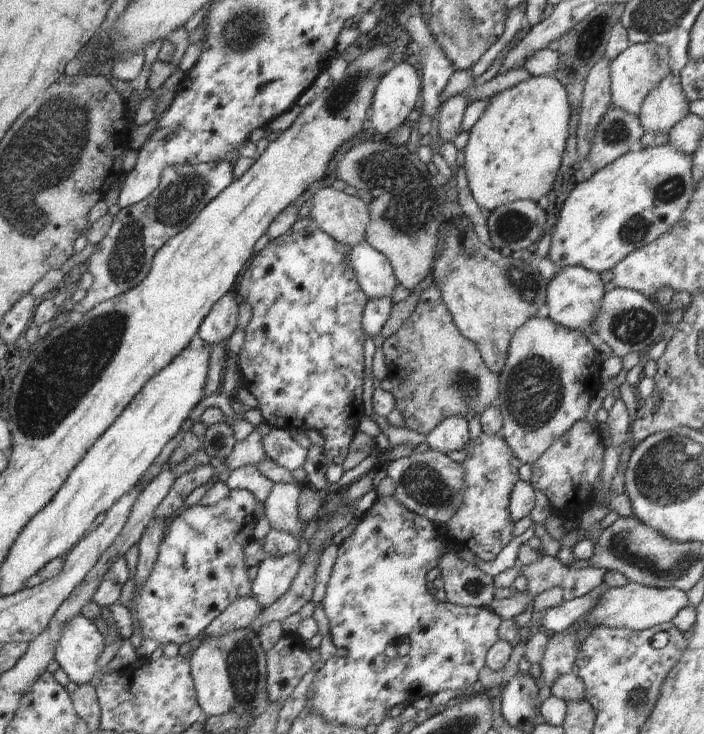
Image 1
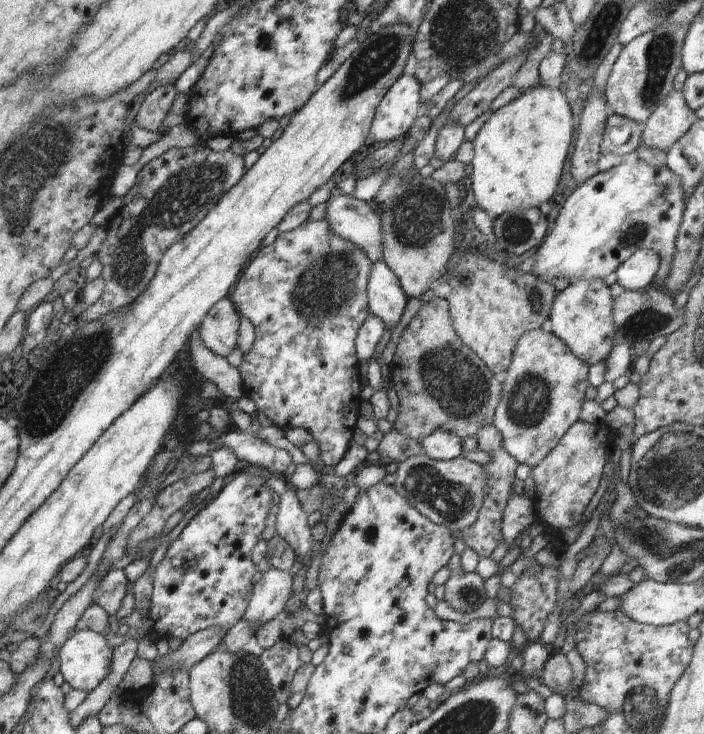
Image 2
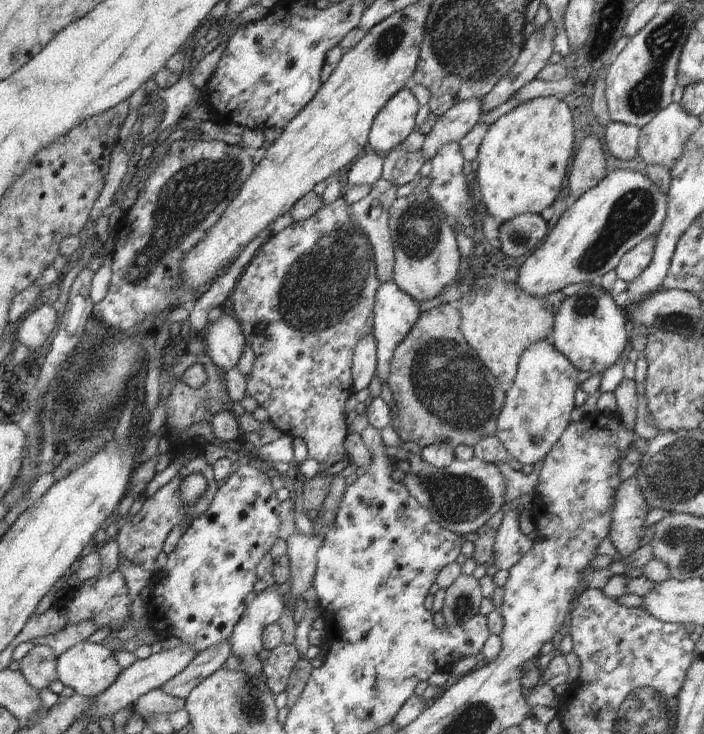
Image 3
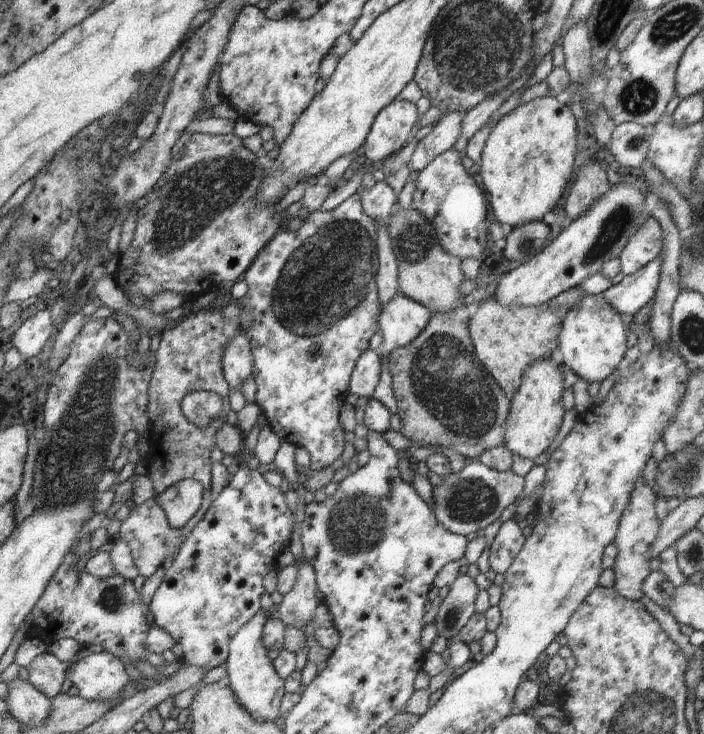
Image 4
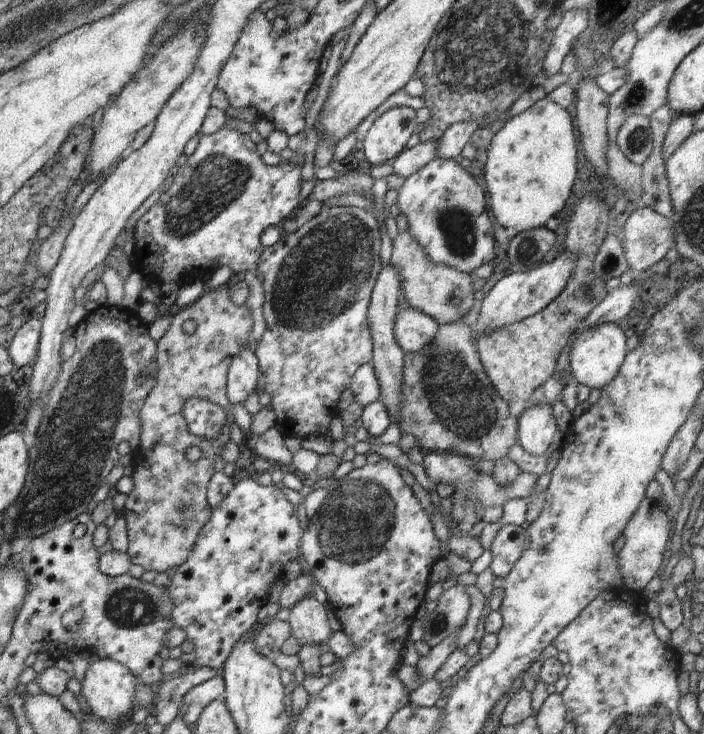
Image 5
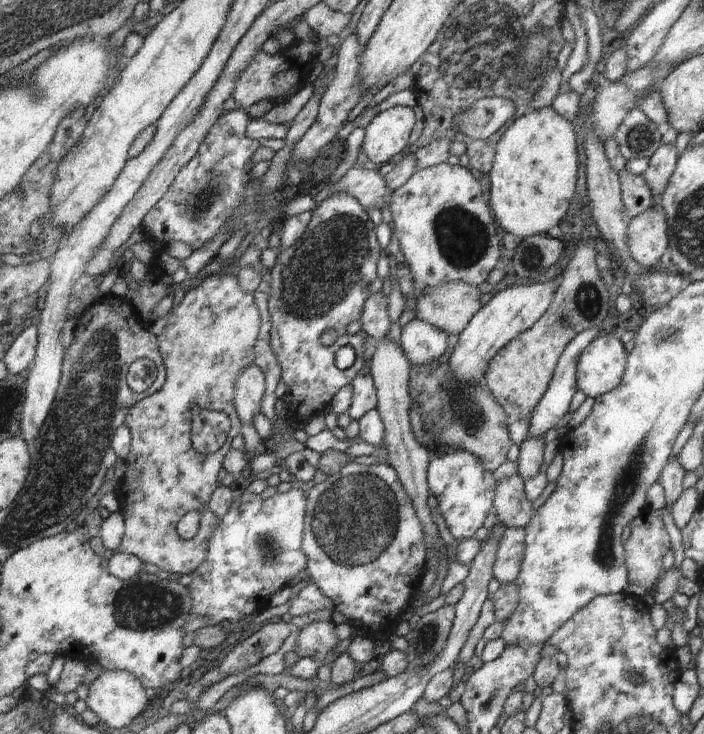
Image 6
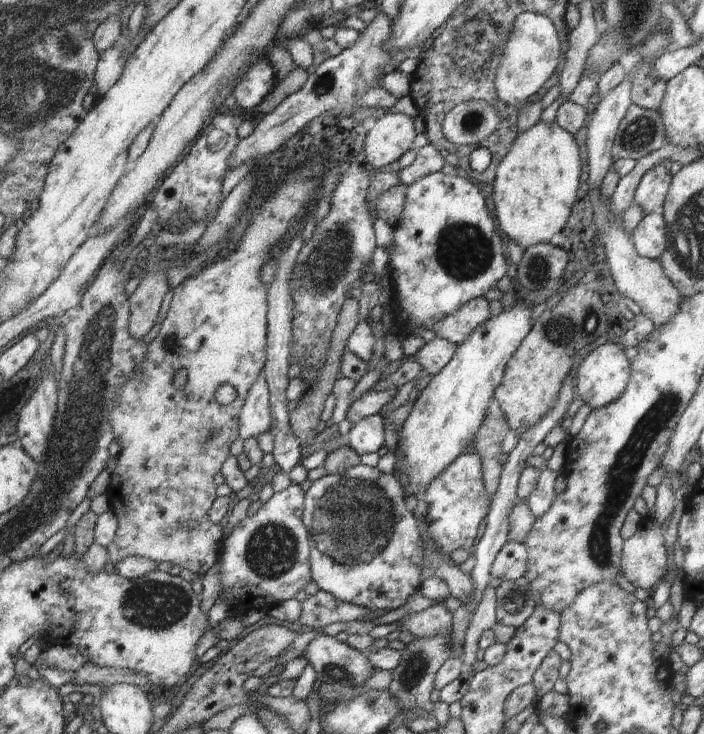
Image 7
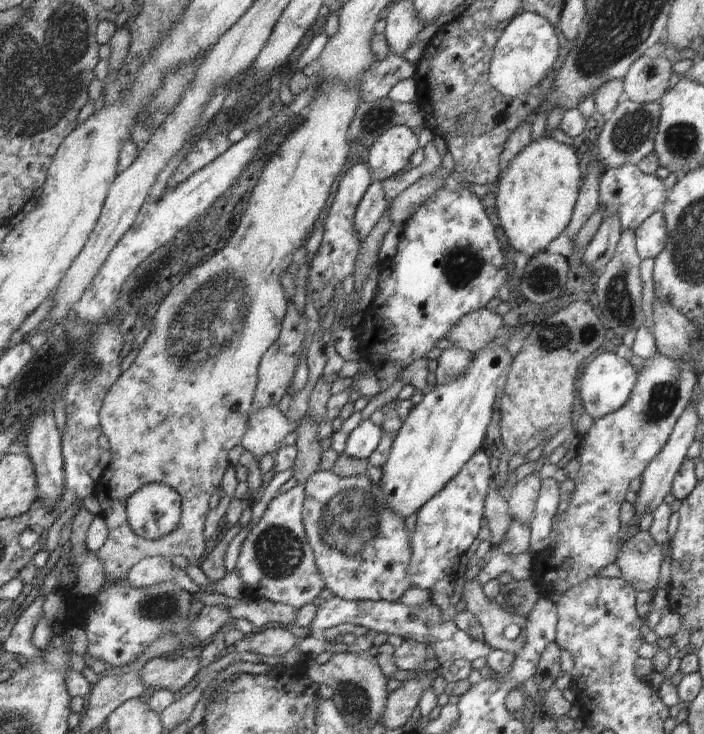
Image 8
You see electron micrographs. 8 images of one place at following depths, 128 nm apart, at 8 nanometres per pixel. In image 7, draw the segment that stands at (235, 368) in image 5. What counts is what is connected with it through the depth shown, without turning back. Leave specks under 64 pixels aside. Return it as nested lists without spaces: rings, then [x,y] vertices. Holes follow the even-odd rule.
[[[264,371],[258,374],[250,392],[244,400],[239,414],[239,437],[243,440],[257,439],[260,434],[270,432],[272,416],[270,416],[269,390]]]

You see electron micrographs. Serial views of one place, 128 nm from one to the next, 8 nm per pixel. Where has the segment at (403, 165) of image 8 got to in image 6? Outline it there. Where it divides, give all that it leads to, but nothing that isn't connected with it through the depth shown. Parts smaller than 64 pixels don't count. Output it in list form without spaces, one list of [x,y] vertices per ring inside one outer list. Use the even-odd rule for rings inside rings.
[[[405,106],[381,110],[365,128],[362,150],[375,164],[388,163],[408,146],[416,121],[412,109]]]

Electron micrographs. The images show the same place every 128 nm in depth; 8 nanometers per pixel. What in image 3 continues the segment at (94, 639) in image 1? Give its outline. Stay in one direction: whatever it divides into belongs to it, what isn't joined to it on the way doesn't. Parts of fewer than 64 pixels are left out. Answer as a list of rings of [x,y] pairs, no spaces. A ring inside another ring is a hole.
[[[81,641],[74,647],[66,650],[57,658],[57,676],[64,686],[70,686],[74,692],[84,698],[94,698],[112,686],[123,669],[116,662],[113,652],[100,643]]]

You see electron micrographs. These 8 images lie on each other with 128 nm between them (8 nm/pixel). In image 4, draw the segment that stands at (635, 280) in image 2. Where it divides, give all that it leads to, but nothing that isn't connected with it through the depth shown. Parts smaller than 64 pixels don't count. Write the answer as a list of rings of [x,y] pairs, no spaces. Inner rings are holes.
[[[648,215],[648,220],[640,226],[636,234],[630,236],[628,244],[620,252],[621,271],[625,275],[631,275],[656,260],[662,250],[663,238],[663,230],[658,220]]]

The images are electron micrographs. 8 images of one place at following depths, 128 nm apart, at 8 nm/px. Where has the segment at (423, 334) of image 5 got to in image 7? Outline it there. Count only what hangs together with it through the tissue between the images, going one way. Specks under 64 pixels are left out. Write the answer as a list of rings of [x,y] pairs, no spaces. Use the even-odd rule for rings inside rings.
[[[437,337],[432,342],[424,342],[422,348],[413,356],[416,358],[417,364],[422,366],[423,373],[436,376],[436,374],[440,374],[444,370],[444,366],[448,362],[452,362],[456,350],[458,350],[456,344]]]

